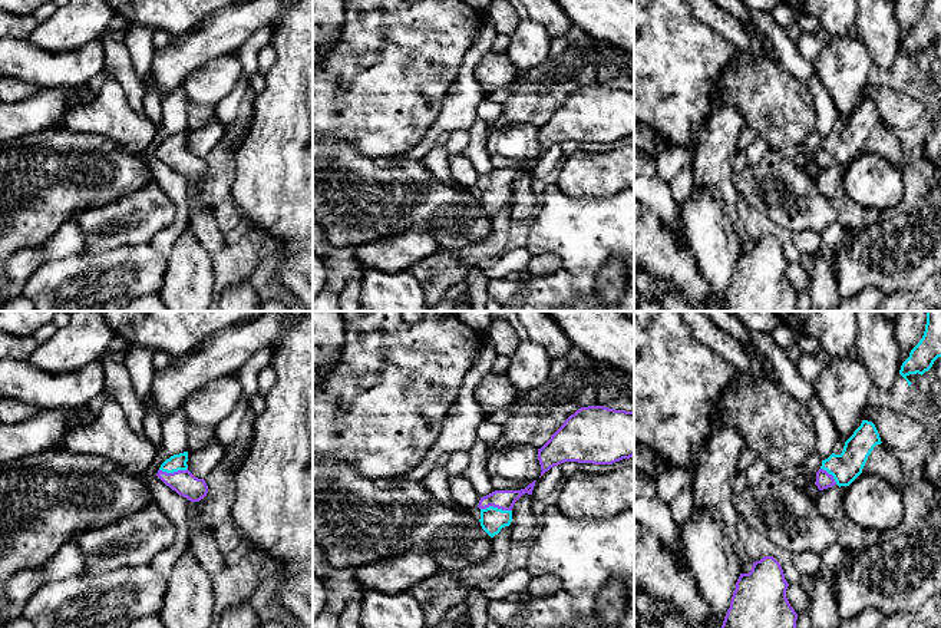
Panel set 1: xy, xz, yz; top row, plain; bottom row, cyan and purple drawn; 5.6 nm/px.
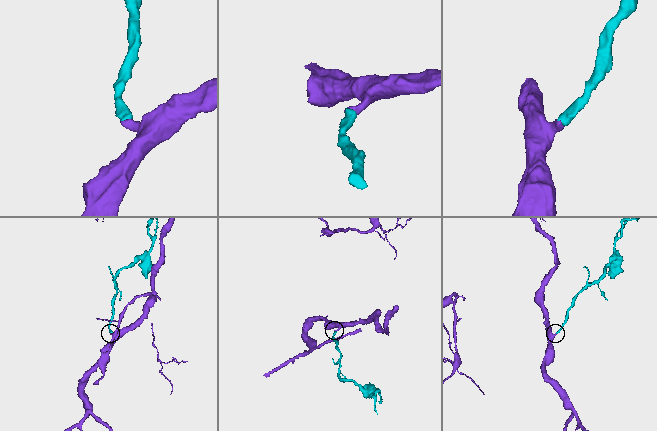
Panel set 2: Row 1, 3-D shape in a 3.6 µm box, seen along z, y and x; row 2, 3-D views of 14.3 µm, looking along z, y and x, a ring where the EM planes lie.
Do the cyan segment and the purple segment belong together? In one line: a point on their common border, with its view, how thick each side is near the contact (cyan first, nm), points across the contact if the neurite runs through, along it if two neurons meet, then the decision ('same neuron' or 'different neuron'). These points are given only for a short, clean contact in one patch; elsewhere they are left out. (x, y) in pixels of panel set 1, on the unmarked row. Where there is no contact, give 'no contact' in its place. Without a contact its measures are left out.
contact xz (497, 187); calibres 140 and 110 nm; way xz (492, 198), (497, 187), (502, 178); same neuron

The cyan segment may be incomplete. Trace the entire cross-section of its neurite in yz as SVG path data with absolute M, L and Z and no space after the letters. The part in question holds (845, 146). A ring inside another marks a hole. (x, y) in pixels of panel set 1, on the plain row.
M862 99L861 105L845 120L841 133L832 132L822 139L821 148L816 151L819 169L838 163L849 165L861 152L868 135L876 123L881 123L879 112L872 100Z

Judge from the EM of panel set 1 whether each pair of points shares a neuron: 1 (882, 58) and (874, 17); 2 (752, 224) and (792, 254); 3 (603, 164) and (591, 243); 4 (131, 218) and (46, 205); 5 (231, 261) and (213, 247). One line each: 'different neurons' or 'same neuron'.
1: same neuron
2: same neuron
3: different neurons
4: different neurons
5: different neurons

